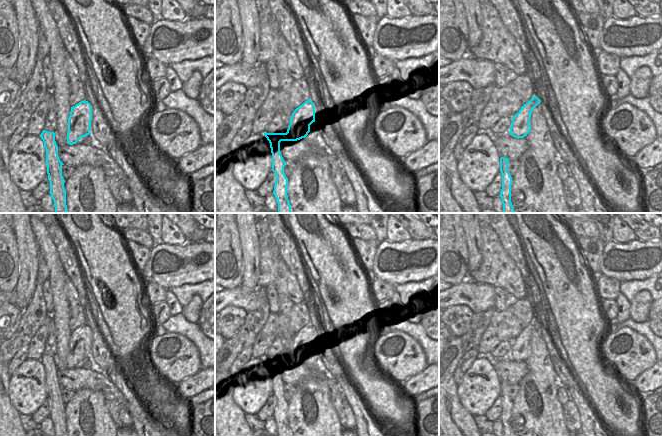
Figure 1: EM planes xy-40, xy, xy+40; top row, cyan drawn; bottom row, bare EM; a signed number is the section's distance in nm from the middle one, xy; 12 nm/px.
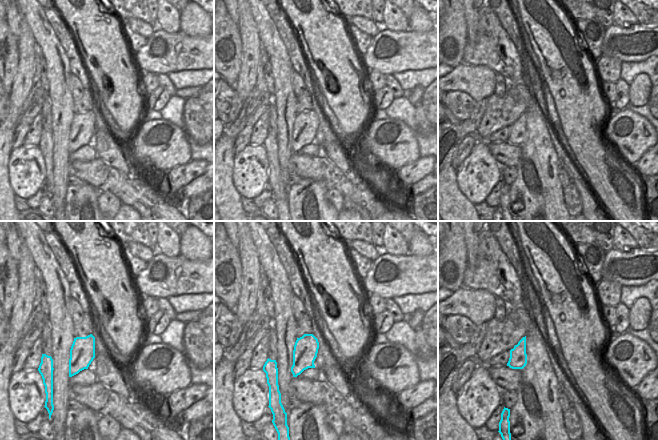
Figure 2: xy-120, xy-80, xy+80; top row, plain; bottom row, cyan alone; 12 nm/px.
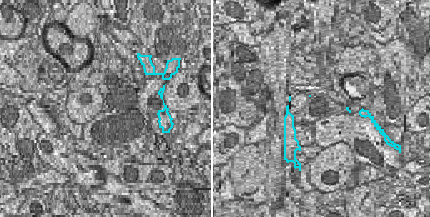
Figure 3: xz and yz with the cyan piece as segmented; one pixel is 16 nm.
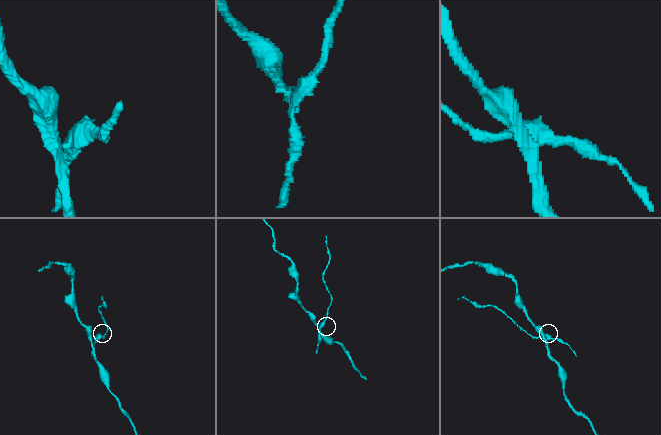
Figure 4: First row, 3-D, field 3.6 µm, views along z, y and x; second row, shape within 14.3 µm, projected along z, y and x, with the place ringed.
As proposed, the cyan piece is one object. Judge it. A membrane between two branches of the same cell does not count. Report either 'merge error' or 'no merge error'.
merge error

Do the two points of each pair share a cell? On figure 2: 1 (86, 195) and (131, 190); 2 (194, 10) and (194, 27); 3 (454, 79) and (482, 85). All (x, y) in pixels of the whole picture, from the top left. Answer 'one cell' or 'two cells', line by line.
1: two cells
2: one cell
3: one cell

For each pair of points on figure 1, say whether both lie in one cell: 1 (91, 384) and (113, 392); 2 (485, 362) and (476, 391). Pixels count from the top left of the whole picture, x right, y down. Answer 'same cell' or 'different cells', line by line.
1: same cell
2: same cell

